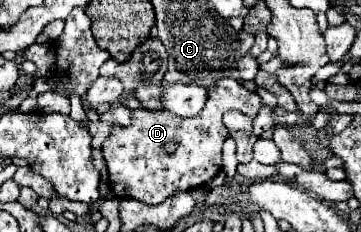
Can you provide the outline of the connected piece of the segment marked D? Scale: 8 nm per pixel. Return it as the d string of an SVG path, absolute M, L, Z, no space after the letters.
M221 79L209 89L207 105L201 115L183 119L169 111L133 111L129 127L115 125L103 143L103 157L109 171L109 189L117 197L137 199L149 205L165 201L173 191L191 191L207 185L221 171L221 145L229 131L221 121L225 111L237 109L255 117L261 107L261 97L245 89L235 79Z

